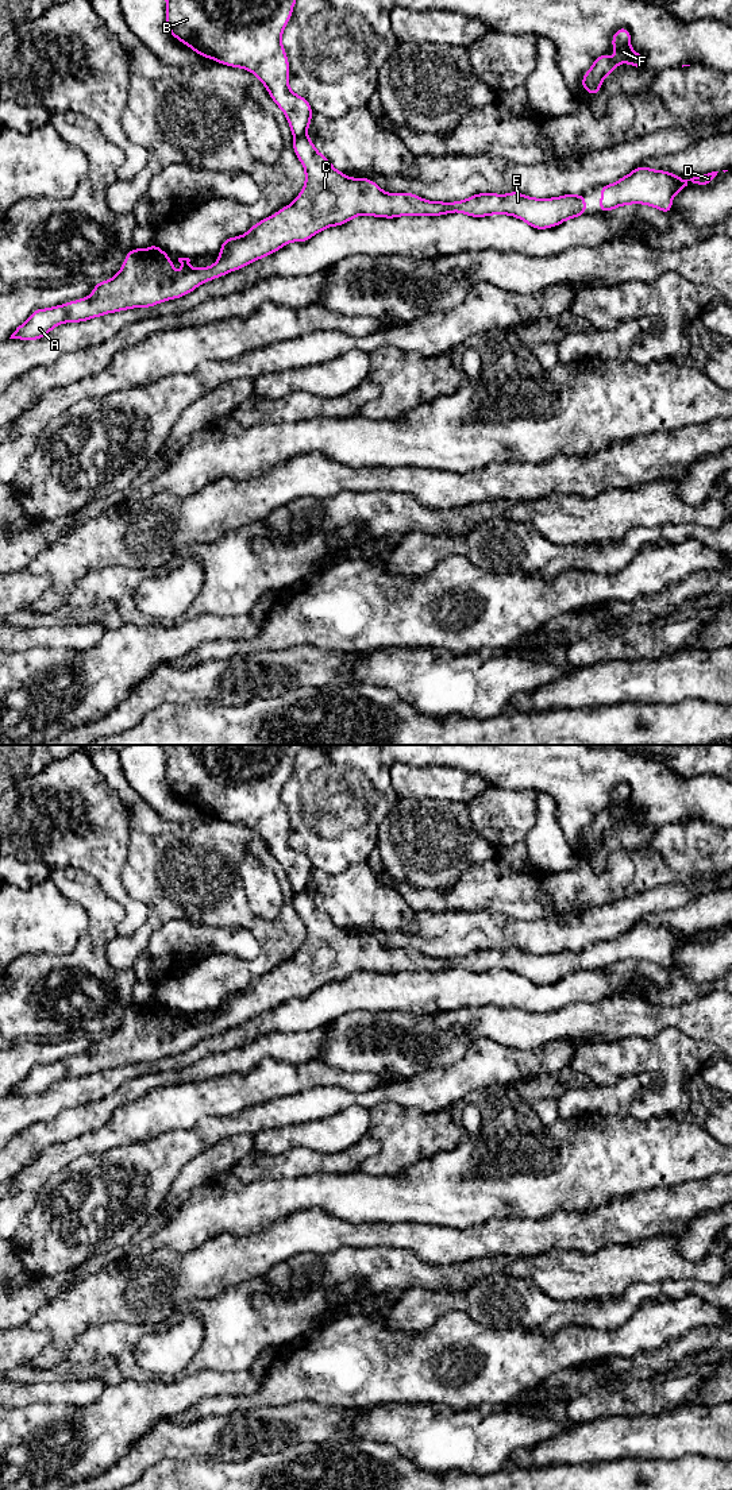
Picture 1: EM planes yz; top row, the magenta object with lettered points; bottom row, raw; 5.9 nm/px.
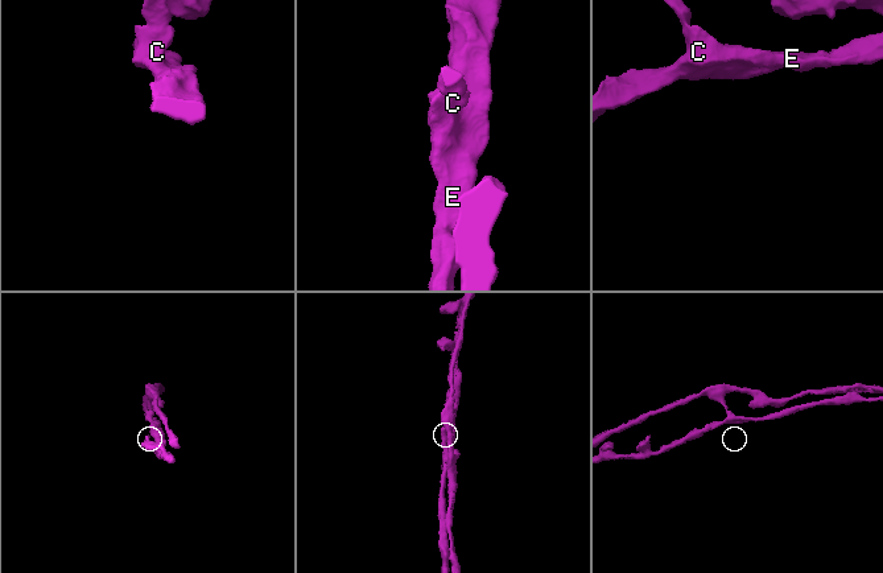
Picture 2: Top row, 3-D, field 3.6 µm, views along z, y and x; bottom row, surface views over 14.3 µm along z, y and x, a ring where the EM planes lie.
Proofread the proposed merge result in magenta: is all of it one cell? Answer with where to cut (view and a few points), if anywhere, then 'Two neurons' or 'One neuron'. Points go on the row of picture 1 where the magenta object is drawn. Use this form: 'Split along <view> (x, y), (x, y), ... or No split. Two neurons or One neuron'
Split along yz (305, 132), (295, 139). Two neurons

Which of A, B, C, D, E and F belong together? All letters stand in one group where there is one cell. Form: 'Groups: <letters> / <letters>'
Groups: A C D E / B F

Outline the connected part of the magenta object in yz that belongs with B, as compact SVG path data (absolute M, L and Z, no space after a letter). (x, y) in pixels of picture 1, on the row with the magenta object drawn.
M166 0L166 26L170 35L204 58L254 73L285 113L293 138L308 132L312 108L288 85L289 62L281 43L296 0Z

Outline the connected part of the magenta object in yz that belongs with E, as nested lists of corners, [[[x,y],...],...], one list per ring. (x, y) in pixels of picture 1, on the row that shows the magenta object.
[[[307,134],[293,140],[293,151],[305,171],[305,184],[297,198],[273,216],[258,221],[244,235],[226,239],[219,250],[220,258],[211,267],[192,269],[189,258],[178,258],[178,262],[182,265],[182,273],[177,274],[169,254],[162,251],[155,243],[146,250],[132,248],[126,255],[120,271],[108,281],[95,283],[89,297],[58,306],[35,309],[30,319],[20,324],[9,339],[43,339],[53,328],[63,323],[86,321],[107,313],[132,308],[150,308],[167,300],[180,298],[207,281],[240,270],[254,260],[274,254],[290,242],[307,242],[328,227],[343,225],[362,215],[386,219],[400,216],[440,216],[452,212],[461,212],[471,217],[509,215],[525,221],[535,229],[546,229],[556,227],[569,219],[582,216],[587,211],[586,198],[582,194],[535,198],[513,190],[509,194],[479,193],[462,201],[442,202],[427,201],[413,193],[385,193],[369,178],[350,178],[344,173],[338,171],[330,159],[315,148]]]

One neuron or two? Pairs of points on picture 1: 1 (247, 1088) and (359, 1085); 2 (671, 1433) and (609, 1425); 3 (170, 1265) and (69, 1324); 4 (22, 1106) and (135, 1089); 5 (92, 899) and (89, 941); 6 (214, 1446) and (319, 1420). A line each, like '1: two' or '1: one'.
1: one
2: one
3: one
4: two
5: one
6: one

